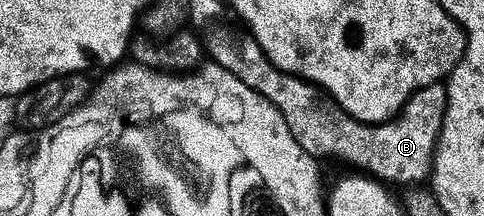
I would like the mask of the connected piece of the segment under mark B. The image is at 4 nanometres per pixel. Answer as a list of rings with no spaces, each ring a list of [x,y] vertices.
[[[228,27],[214,30],[209,30],[208,39],[206,37],[206,51],[211,62],[234,73],[242,85],[250,85],[254,93],[266,97],[270,105],[277,107],[282,117],[286,117],[294,141],[316,160],[337,159],[340,163],[349,163],[352,166],[349,168],[385,185],[424,185],[431,180],[432,168],[436,165],[436,146],[440,144],[444,119],[448,116],[448,89],[444,83],[423,87],[403,111],[387,123],[359,123],[320,88],[276,68],[251,34],[243,30],[231,31]]]

